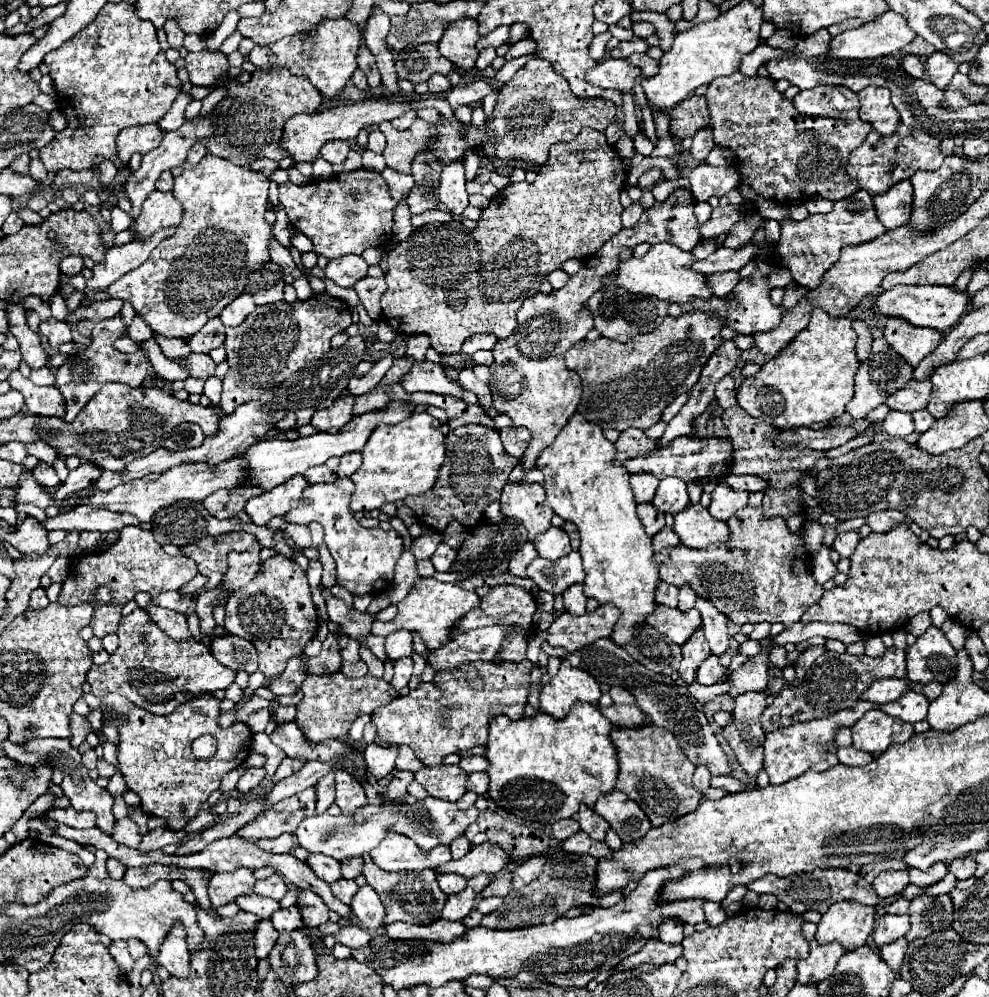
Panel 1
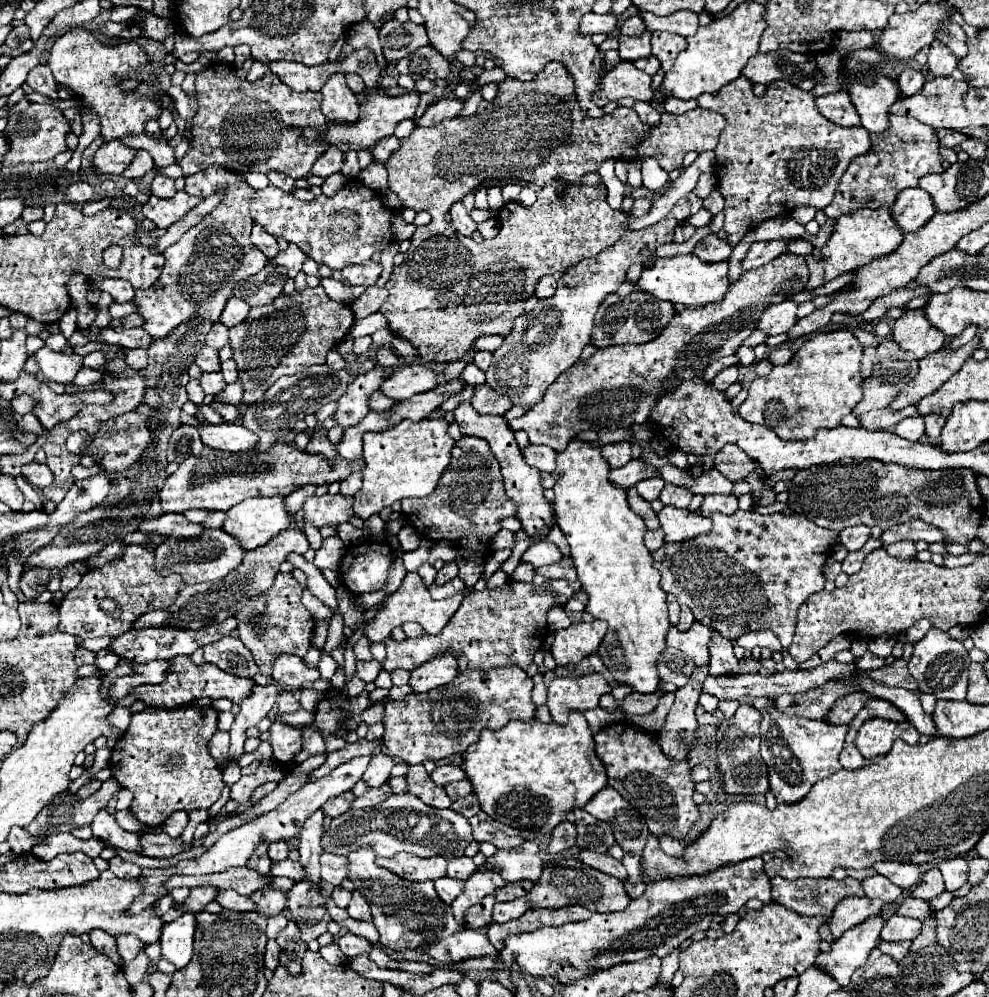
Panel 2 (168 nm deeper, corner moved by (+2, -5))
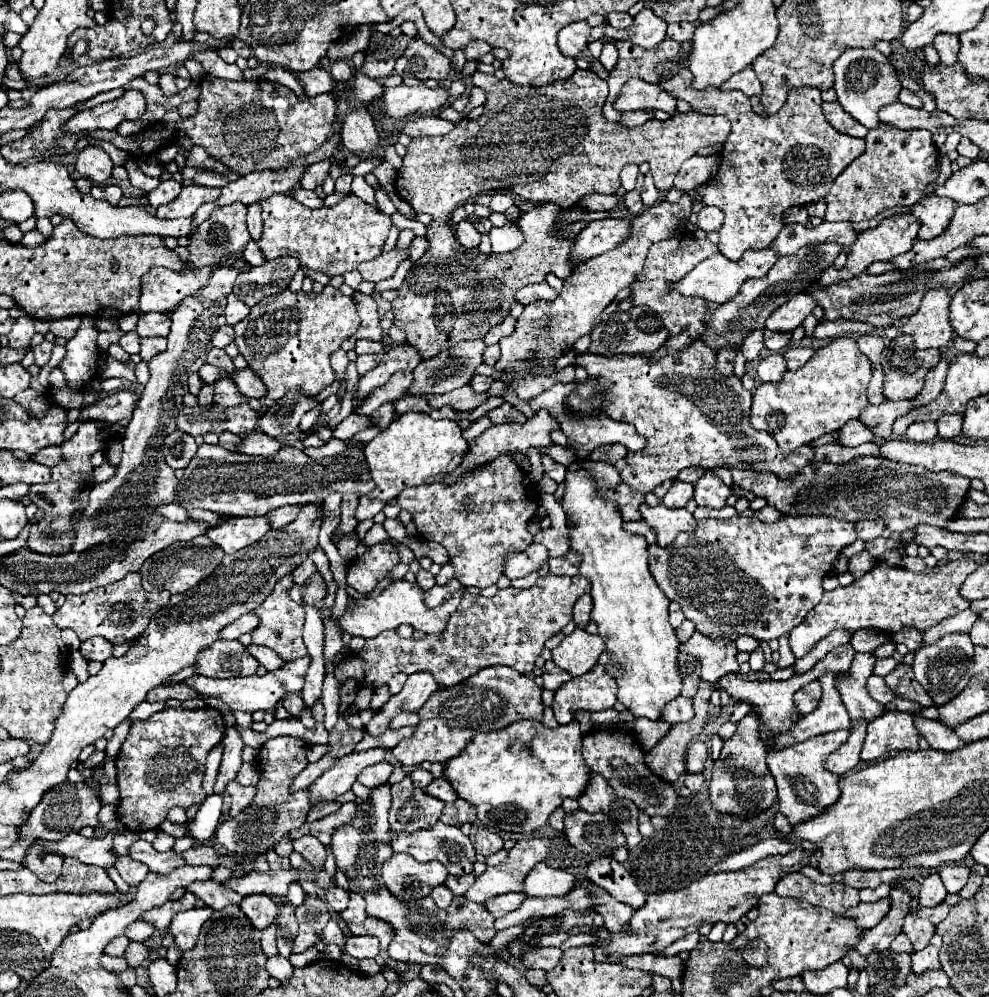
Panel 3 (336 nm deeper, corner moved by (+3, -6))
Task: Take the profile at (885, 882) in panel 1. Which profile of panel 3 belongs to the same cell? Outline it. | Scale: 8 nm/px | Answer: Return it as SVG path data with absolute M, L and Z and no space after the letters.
M881 883L881 885L875 887L875 889L859 889L859 897L861 897L861 901L877 901L877 899L889 897L891 887L893 887L893 885L889 885L889 883Z

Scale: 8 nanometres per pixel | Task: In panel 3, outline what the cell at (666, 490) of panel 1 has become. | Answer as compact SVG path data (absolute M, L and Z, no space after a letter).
M673 481L673 487L667 491L667 495L661 499L667 507L685 507L685 503L693 497L693 483Z

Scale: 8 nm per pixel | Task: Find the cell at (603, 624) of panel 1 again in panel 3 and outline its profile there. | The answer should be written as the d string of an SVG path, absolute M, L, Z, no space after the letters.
M577 627L571 635L565 635L565 639L551 653L557 667L565 669L573 677L581 677L583 673L593 669L603 649L605 649L603 635L591 635L585 629Z

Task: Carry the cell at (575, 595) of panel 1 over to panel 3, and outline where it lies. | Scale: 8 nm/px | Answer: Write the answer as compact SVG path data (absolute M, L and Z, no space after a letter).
M583 595L581 599L577 599L575 607L573 607L573 621L579 629L585 629L585 625L589 623L589 611L591 611L593 603L589 595Z

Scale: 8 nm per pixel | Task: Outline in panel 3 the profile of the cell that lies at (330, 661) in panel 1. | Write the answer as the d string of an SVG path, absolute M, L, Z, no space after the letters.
M249 645L249 653L251 653L267 671L277 671L277 669L281 669L281 667L285 665L285 661L283 661L277 653L273 653L271 649L267 649L267 647L253 647L253 645Z

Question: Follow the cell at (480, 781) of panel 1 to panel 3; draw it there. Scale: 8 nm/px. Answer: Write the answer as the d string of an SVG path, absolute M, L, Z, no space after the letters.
M445 777L435 779L435 781L433 781L431 785L427 785L423 791L425 791L425 793L429 793L429 795L433 795L433 797L437 797L437 799L441 799L441 801L445 801L445 803L449 803L449 801L455 801L455 799L457 799L455 789L451 787L451 783L447 783L447 779L445 779Z

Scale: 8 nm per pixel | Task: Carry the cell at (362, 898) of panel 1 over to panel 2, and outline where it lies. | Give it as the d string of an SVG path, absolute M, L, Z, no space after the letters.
M358 890L352 892L352 900L350 900L350 904L348 904L346 910L348 910L350 918L354 918L354 920L372 920L372 916L370 916L370 906L368 906L368 902L362 898L362 894L358 894Z

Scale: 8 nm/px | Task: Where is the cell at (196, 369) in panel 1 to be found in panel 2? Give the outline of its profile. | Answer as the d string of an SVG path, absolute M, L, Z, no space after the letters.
M204 372L204 374L202 374L202 378L200 378L200 382L202 382L204 392L206 392L206 394L212 394L212 396L220 394L220 392L224 390L224 386L226 386L222 372L214 372L214 374Z

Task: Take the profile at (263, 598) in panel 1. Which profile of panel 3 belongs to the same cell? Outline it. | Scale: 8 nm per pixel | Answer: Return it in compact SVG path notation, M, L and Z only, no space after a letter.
M291 573L285 575L285 577L281 577L275 583L275 589L271 591L269 599L265 599L253 611L259 617L259 625L257 625L255 631L251 631L251 643L273 649L285 661L293 661L293 659L299 659L299 657L307 655L307 647L305 647L305 643L301 639L301 629L303 629L303 623L305 623L305 611L303 611L303 605L295 603L289 597L289 591L291 591L293 585L295 585L295 581L293 581Z

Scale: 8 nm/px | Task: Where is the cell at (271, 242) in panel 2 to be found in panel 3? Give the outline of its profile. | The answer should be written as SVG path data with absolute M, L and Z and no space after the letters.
M249 205L247 227L249 227L251 239L253 241L259 241L261 239L261 233L263 233L263 221L261 221L261 209L257 205Z

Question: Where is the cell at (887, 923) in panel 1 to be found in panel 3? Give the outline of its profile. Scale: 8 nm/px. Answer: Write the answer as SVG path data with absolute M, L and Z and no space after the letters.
M909 913L909 915L905 915L901 933L905 933L905 935L909 937L909 941L911 941L913 947L915 947L915 951L921 951L921 949L925 949L925 945L927 945L929 939L931 939L931 935L935 933L935 927L933 927L931 921L919 919L919 917L915 917L913 913Z

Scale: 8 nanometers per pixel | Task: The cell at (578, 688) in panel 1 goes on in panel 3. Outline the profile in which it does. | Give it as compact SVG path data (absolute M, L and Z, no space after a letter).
M595 665L589 673L563 683L555 691L551 707L555 711L555 719L561 725L567 725L569 721L573 721L575 711L603 711L613 707L615 701L617 685L613 683L613 677L605 671L605 667Z

